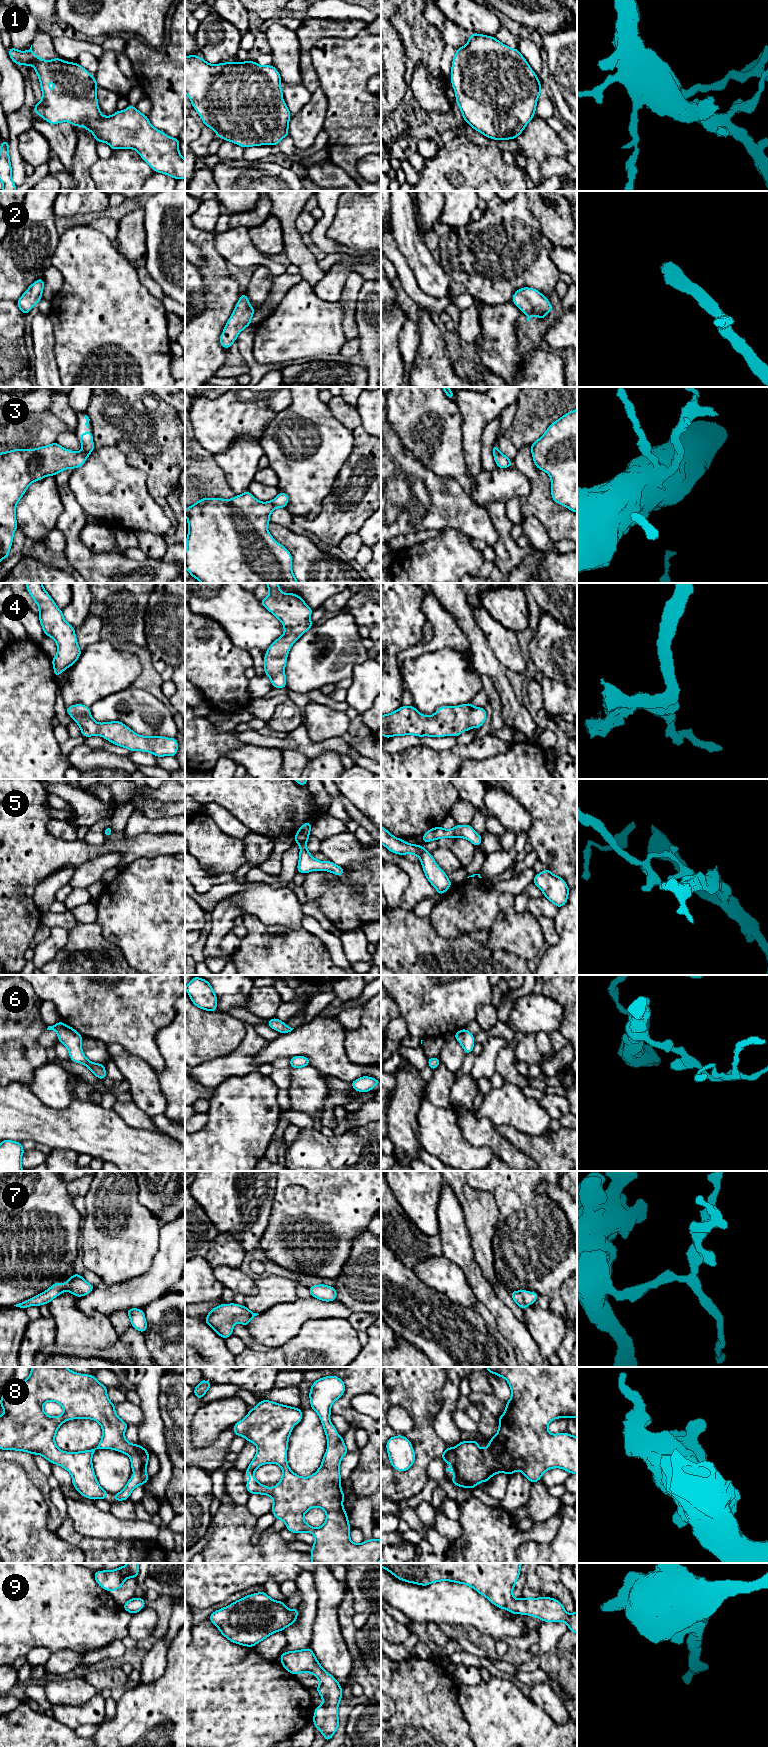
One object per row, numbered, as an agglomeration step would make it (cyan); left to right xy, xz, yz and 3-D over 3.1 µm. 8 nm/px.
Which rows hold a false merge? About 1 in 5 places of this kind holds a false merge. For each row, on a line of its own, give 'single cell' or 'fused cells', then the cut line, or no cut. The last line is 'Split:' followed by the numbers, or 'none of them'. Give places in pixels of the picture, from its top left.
1: single cell | no cut
2: single cell | no cut
3: single cell | no cut
4: single cell | no cut
5: single cell | no cut
6: single cell | no cut
7: single cell | no cut
8: single cell | no cut
9: single cell | no cut
Split: none of them

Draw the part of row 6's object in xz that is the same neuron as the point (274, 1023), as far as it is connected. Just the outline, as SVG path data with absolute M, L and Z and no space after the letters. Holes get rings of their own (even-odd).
M272 1018L268 1020L267 1024L270 1028L278 1031L281 1034L286 1034L291 1032L294 1028L291 1028L285 1024L285 1022L280 1021L279 1019Z

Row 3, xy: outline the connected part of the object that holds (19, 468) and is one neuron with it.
M84 432L79 440L83 448L80 452L70 451L54 442L35 449L14 449L0 453L0 561L9 556L14 532L18 527L16 505L29 485L46 476L55 476L66 469L81 467L95 449L92 432Z

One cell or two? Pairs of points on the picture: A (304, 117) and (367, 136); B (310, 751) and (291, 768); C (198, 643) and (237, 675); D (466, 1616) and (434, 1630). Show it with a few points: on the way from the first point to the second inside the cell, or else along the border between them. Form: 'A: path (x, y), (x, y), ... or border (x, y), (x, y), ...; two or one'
A: border (327, 100), (327, 112), (323, 127); two
B: border (284, 750), (296, 749), (309, 759); two
C: path (208, 653), (227, 672); one
D: border (437, 1623), (430, 1622), (427, 1624); two

